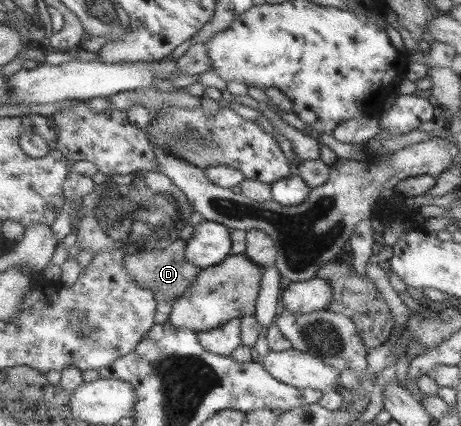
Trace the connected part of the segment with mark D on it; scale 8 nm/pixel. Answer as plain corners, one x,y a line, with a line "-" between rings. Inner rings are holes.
180,239
168,249
162,249
155,252
139,251
136,253
127,253
124,256
126,271
134,277
143,288
152,290
160,302
174,304
178,299
184,297
188,290
196,283
198,276
208,268
196,266
191,260
188,260
189,240

